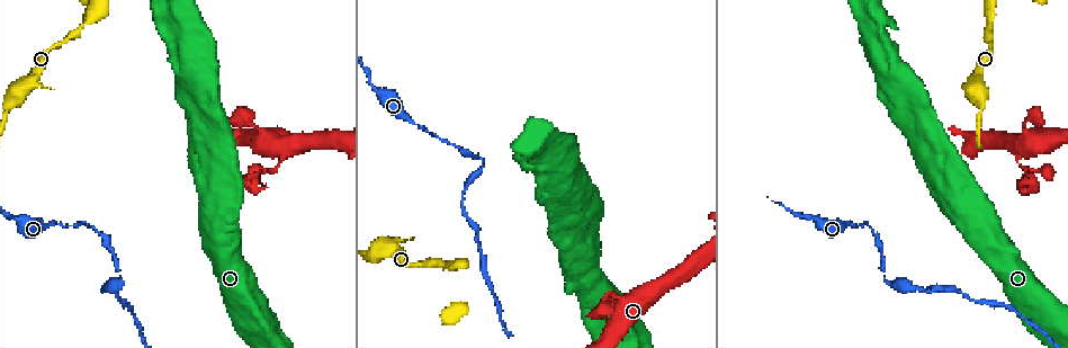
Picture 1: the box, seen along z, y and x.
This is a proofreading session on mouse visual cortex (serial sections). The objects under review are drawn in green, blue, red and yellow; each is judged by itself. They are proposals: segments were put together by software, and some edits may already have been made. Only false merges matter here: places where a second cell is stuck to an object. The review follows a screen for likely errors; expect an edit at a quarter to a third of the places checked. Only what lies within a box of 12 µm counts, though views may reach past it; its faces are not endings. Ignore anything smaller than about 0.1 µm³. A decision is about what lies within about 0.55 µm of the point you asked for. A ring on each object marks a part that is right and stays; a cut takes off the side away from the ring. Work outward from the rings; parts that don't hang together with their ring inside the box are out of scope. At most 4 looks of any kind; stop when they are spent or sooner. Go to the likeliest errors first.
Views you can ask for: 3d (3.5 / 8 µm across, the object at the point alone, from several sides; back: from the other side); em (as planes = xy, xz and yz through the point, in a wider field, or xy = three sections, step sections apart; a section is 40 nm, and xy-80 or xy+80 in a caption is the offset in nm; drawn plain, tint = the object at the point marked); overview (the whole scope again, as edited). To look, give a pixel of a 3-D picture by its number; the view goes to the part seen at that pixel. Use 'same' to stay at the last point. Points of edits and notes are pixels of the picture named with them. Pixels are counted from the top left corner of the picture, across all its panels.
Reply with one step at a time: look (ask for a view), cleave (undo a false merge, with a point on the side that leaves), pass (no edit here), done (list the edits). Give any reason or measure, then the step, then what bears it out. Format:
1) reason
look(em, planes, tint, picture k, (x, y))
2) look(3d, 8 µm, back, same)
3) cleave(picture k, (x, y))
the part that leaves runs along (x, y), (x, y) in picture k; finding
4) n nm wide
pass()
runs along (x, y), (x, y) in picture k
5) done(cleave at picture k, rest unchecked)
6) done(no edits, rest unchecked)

sudden change in width
look(3d, 8 µm, back, picture 1, (1033, 171))

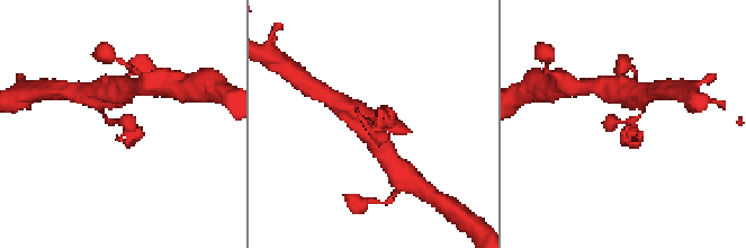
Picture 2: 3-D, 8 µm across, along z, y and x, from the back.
now the EM
look(em, xy, step 2, tint, picture 2, (626, 124))

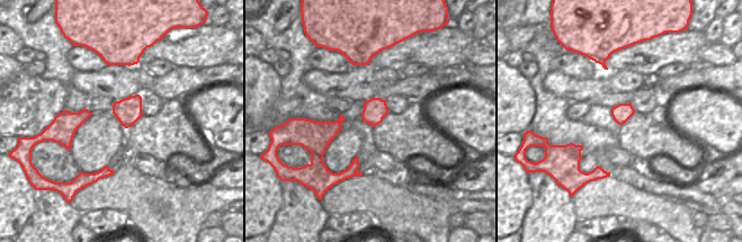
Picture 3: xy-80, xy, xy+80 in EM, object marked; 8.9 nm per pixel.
pass()
runs along (99, 111), (127, 127), (127, 145) in picture 2; all the same cell

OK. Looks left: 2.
thick turns thin
look(3d, 3.5 µm, picture 1, (417, 124))

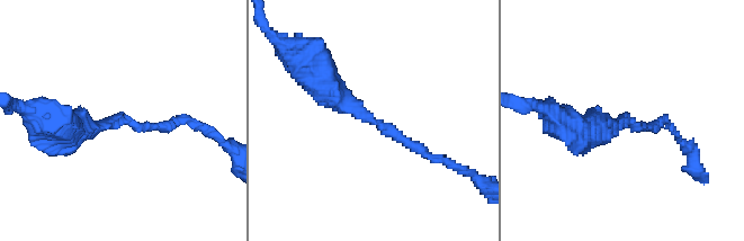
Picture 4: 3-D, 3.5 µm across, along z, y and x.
arms of 150, 350 nm
look(em, xy, step 3, tint, picture 4, (629, 120))

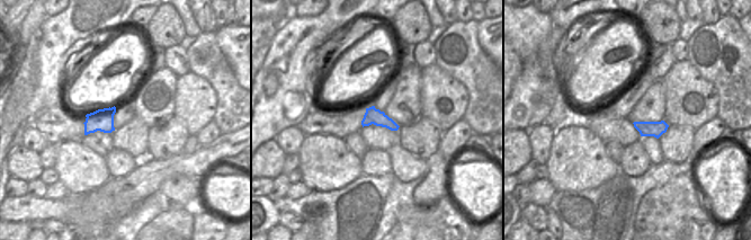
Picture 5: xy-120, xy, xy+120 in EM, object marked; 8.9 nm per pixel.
pass()
runs along (316, 78), (348, 107), (438, 159) in picture 4; one cell here

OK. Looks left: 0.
done(no edits, rest unchecked)

